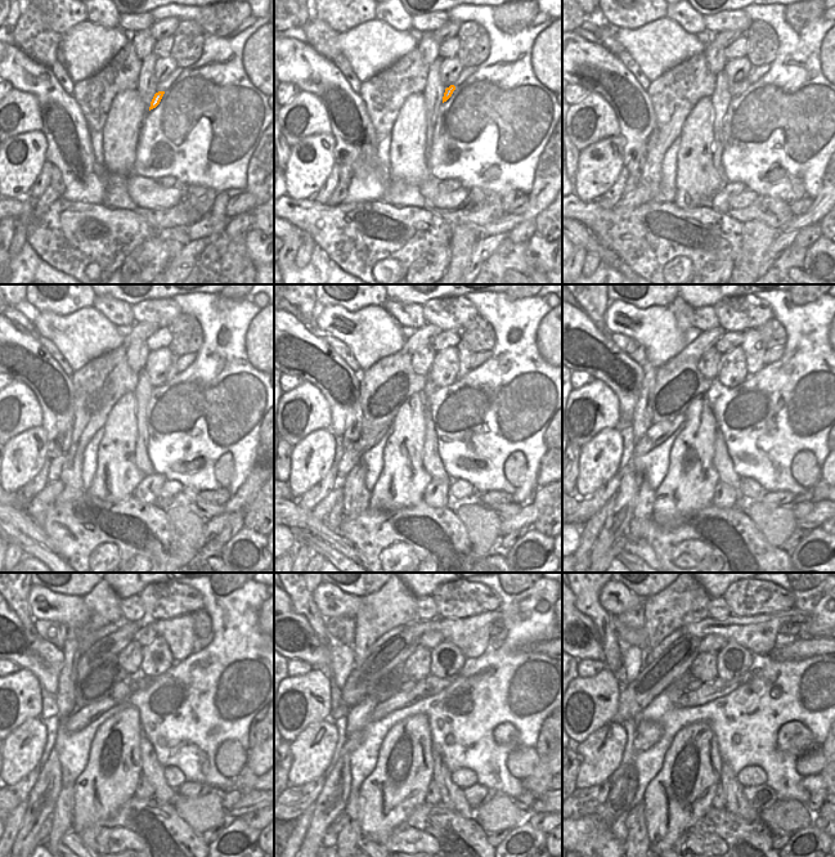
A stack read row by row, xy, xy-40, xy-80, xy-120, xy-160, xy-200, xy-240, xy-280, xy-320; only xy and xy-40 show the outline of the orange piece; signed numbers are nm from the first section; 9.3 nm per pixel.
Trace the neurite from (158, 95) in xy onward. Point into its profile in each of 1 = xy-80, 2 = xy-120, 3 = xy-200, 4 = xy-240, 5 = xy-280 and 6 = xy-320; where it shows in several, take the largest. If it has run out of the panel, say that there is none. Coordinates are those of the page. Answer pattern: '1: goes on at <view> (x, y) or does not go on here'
1: goes on at xy-80 (745, 84)
2: goes on at xy-120 (173, 371)
3: goes on at xy-200 (754, 346)
4: goes on at xy-240 (178, 632)
5: goes on at xy-280 (471, 635)
6: goes on at xy-320 (758, 635)

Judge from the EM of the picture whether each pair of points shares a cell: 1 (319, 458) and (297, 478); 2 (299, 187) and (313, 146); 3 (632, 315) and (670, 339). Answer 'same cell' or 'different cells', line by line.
1: same cell
2: same cell
3: same cell

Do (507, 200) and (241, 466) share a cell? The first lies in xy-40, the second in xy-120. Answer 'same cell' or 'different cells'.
different cells

